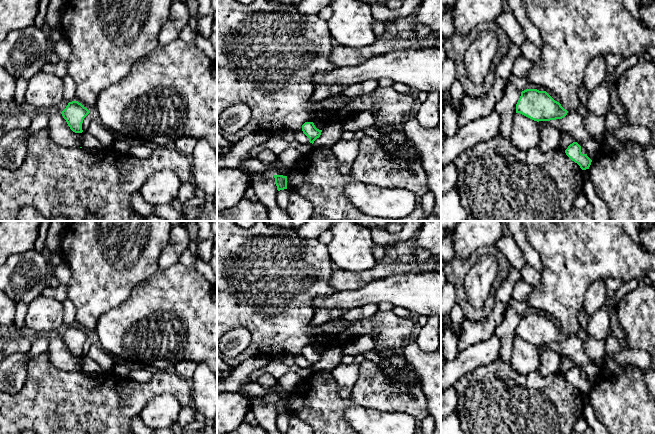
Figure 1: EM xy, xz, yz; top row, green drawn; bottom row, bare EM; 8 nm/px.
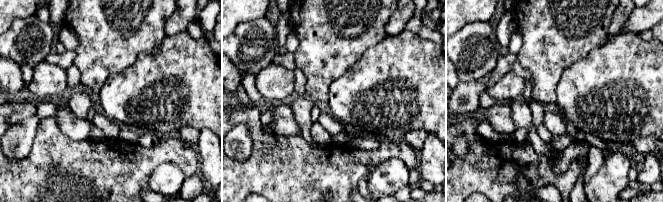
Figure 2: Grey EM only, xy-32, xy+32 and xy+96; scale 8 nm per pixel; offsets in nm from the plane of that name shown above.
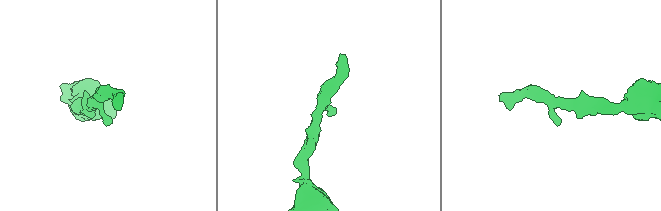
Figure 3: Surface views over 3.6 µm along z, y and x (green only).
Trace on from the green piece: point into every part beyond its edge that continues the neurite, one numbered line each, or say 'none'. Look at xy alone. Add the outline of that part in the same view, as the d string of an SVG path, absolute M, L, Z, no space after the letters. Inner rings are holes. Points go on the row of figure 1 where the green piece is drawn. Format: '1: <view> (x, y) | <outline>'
none

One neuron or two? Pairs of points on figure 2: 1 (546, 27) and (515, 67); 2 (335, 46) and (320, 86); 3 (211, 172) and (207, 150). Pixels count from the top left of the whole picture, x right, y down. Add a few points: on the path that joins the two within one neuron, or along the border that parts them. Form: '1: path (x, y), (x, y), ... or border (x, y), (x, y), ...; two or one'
1: border (516, 55), (520, 64), (530, 74), (532, 82); two
2: path (328, 56), (328, 63), (320, 72), (320, 76); one
3: path (211, 167), (210, 155); one

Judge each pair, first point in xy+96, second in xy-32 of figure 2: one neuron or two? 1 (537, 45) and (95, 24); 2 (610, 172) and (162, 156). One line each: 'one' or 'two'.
1: one
2: two

